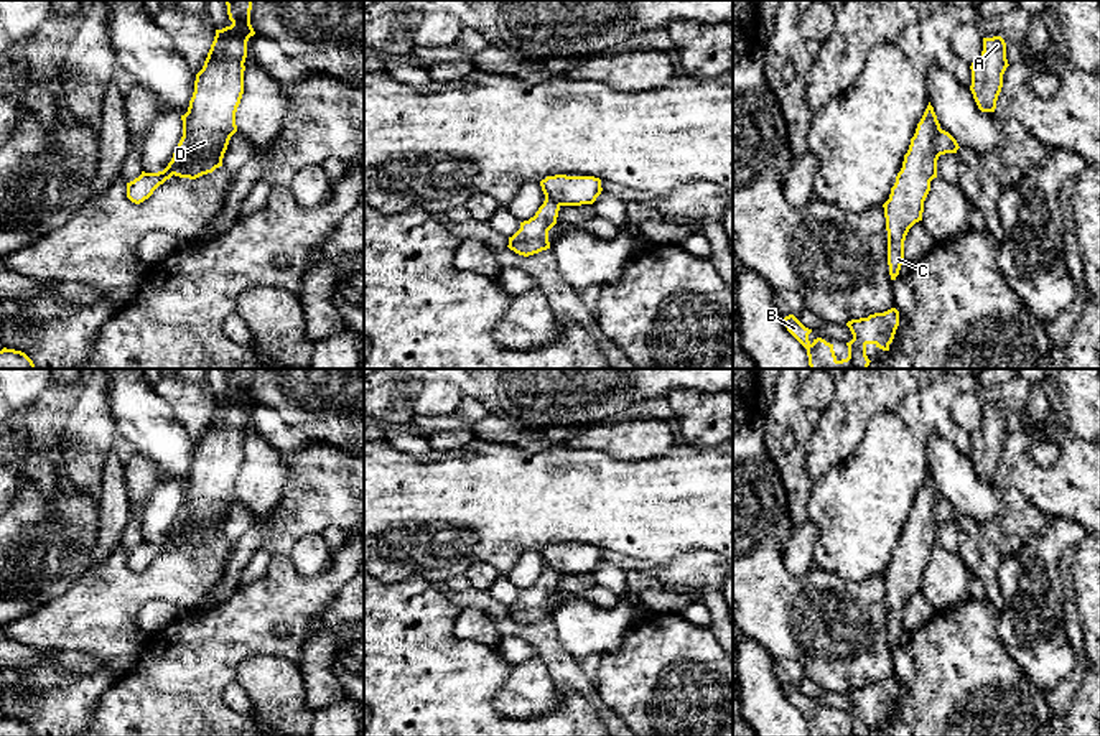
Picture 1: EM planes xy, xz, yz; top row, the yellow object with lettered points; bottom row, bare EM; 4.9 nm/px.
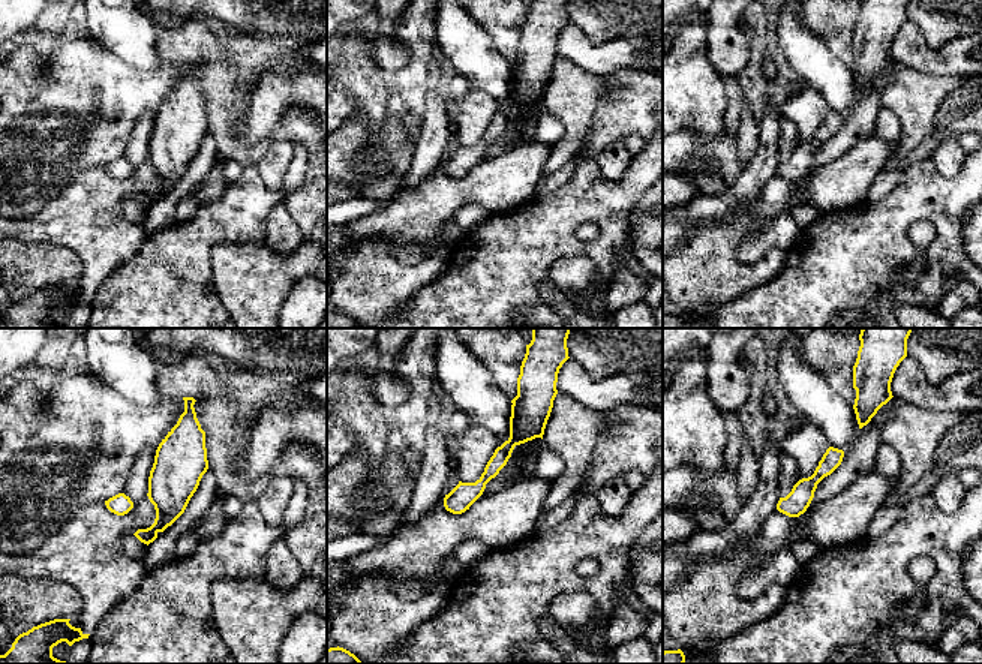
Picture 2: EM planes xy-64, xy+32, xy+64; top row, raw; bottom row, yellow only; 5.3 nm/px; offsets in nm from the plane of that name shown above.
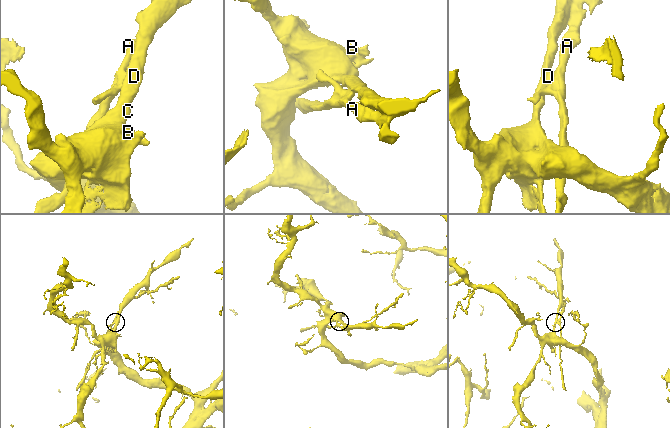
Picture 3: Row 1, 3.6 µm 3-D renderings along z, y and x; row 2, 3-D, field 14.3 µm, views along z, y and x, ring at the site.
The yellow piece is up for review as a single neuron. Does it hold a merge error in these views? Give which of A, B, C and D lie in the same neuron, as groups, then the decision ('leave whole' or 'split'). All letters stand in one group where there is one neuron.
A / B C D; split

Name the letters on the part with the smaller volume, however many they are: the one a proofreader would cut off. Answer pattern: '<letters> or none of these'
A

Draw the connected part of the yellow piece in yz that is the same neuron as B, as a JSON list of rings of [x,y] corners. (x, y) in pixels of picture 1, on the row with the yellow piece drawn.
[[[891,308],[884,313],[874,313],[868,318],[851,319],[846,323],[853,339],[846,342],[848,357],[838,361],[833,344],[822,338],[809,341],[812,329],[805,328],[794,314],[784,318],[787,331],[807,349],[810,369],[868,369],[869,359],[866,346],[874,344],[883,351],[889,351],[899,326],[899,311]]]

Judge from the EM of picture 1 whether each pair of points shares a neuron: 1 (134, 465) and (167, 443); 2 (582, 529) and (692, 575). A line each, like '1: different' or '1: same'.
1: different
2: different

